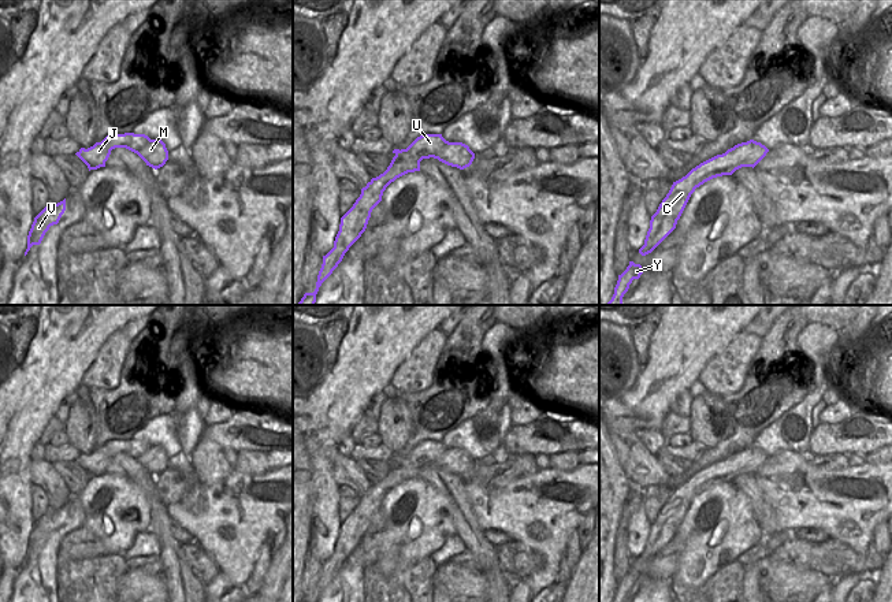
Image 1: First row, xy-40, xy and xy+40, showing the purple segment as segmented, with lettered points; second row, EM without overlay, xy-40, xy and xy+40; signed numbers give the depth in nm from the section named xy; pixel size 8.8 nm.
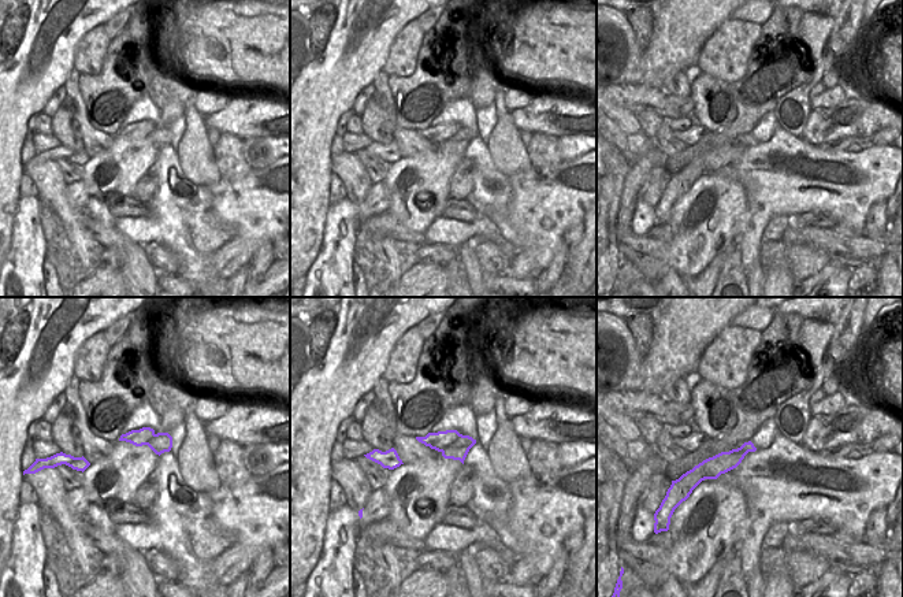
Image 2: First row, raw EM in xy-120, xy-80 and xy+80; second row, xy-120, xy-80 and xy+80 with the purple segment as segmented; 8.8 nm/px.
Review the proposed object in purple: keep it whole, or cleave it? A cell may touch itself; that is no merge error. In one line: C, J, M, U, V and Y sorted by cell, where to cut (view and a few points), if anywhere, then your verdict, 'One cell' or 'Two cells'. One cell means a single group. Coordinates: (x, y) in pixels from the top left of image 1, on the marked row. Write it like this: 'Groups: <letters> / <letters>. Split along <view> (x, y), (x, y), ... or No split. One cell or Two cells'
Groups: C J M U V Y. No split. One cell

